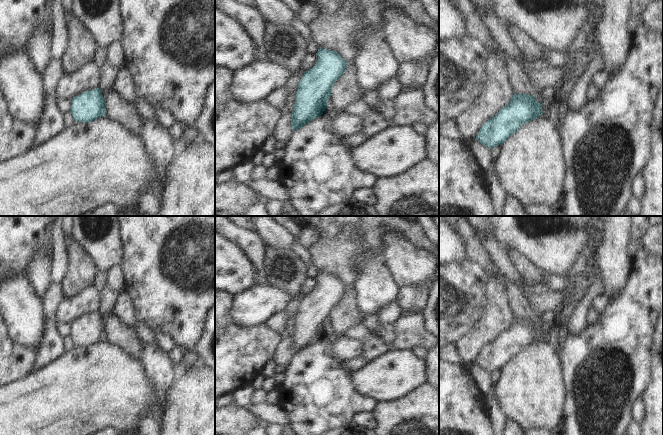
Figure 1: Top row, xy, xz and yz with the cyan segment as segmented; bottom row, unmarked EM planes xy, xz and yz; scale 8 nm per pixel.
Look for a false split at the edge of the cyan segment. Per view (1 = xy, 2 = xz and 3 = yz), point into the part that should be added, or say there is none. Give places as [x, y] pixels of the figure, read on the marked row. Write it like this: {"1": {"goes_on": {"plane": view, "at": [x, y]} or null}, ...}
{"1": {"goes_on": null}, "2": {"goes_on": null}, "3": {"goes_on": null}}

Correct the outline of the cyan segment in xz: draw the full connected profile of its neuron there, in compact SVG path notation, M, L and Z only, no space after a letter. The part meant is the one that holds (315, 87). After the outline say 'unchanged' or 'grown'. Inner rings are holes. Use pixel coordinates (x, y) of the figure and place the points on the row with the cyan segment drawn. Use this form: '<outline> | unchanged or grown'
M320 48L316 55L316 64L304 72L298 84L291 120L293 131L323 114L333 85L346 70L347 62L336 51Z | unchanged

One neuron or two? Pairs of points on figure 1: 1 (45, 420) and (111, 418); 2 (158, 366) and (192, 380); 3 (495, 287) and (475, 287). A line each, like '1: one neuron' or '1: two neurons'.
1: one neuron
2: two neurons
3: two neurons

